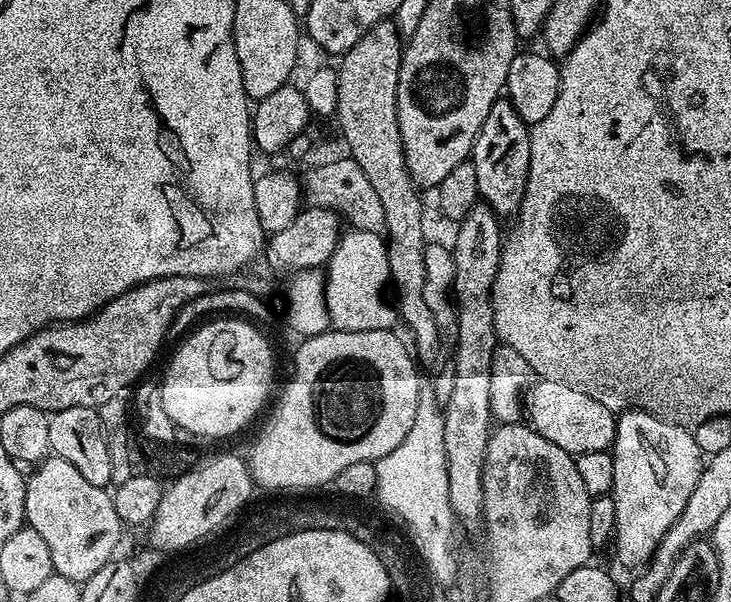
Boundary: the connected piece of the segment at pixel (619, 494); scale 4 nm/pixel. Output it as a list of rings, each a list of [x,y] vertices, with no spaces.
[[[629,410],[617,415],[616,437],[610,451],[614,462],[614,482],[610,494],[614,498],[616,556],[626,567],[639,569],[652,559],[666,530],[670,530],[678,514],[682,514],[682,506],[686,506],[690,494],[694,494],[694,486],[698,486],[700,471],[706,464],[698,442],[694,442],[689,429],[639,410]]]

